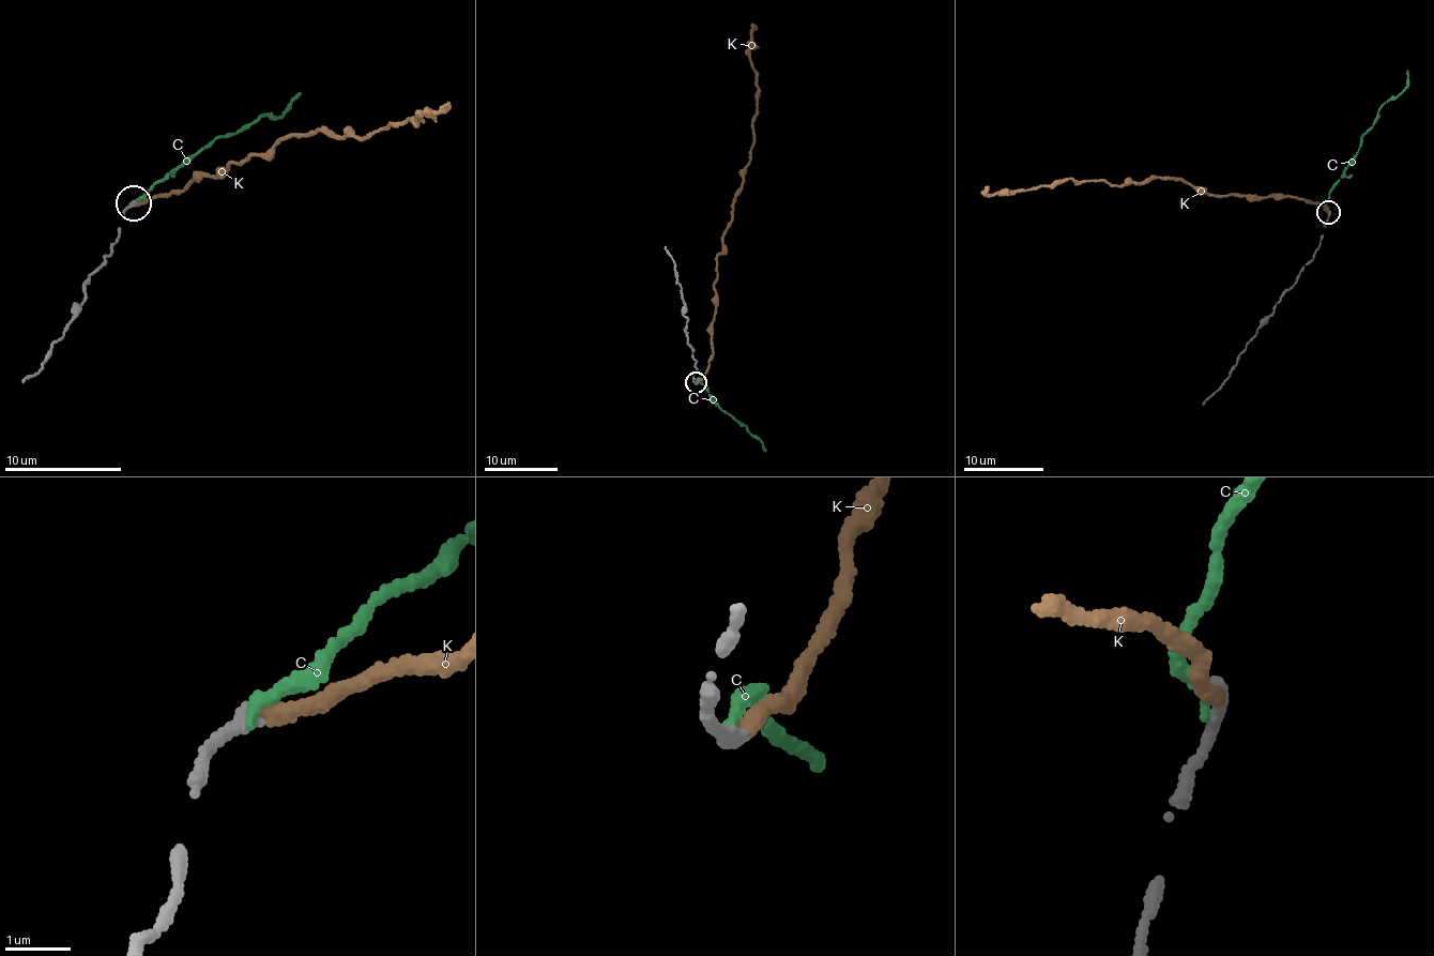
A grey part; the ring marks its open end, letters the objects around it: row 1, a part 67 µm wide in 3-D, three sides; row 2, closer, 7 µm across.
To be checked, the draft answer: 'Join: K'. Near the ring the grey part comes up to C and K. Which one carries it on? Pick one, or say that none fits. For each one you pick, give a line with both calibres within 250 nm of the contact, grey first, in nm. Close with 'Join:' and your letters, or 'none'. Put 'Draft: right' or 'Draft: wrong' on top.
Draft: wrong
C: 240 nm thick on the grey side, 200 nm on the other
Join: C

